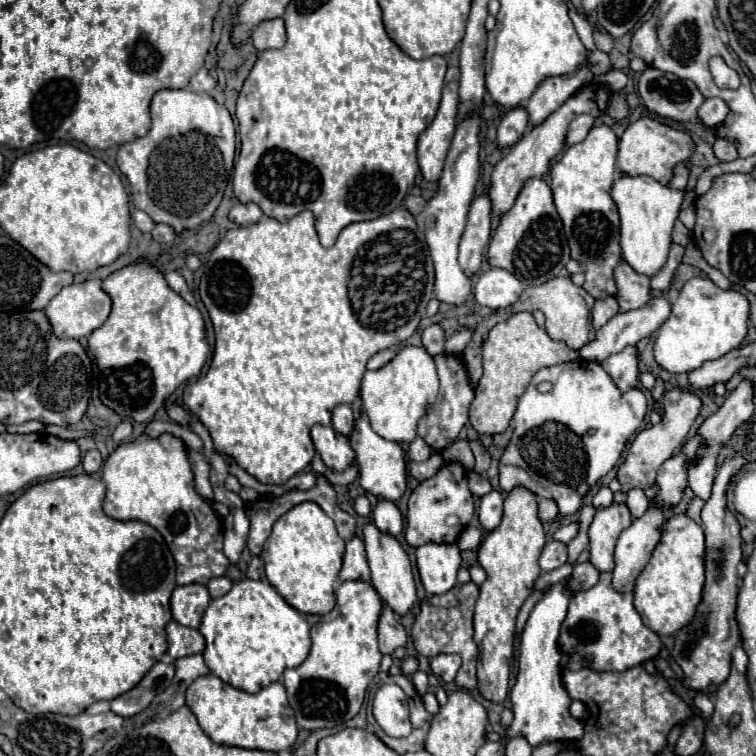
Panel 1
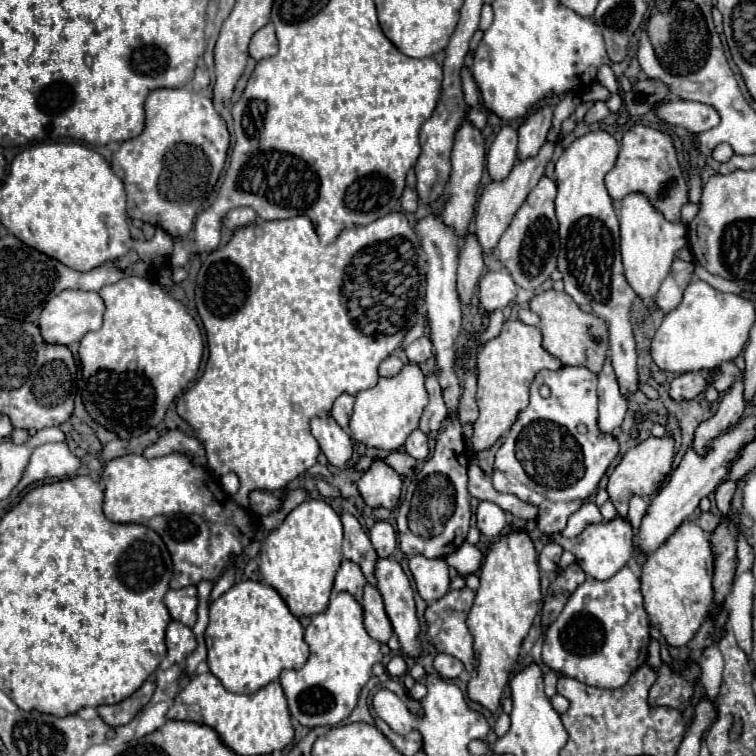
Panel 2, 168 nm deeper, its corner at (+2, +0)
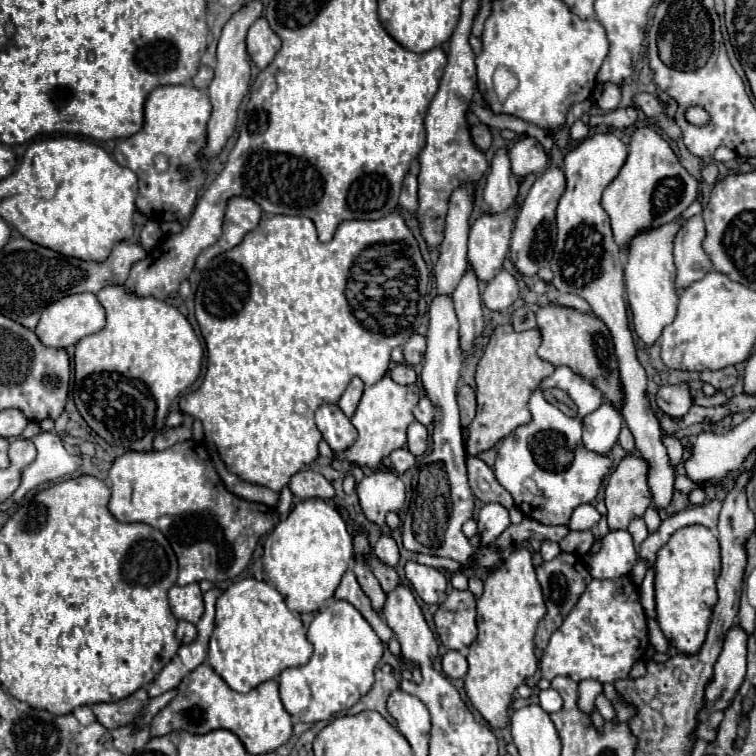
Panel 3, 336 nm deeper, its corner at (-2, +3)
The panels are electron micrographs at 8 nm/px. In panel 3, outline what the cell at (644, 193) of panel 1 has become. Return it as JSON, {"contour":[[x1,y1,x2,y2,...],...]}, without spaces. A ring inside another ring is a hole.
{"contour":[[692,205,672,223,664,223,660,227,648,229,648,231,640,231,636,233,626,249,626,267,624,267,624,275,626,275,626,299,628,305,632,309,632,321,634,321,634,331,638,333,638,337,646,343,652,345,662,329,674,321,676,315,676,305,678,305,678,293,674,291,674,275,676,275,676,267,672,261,672,243,674,237,678,233,678,229,682,227,682,223,688,218,698,215,702,209,700,205]]}

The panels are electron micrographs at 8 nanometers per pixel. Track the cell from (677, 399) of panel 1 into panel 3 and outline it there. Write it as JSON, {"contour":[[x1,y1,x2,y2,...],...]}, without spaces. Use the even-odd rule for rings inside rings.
{"contour":[[626,455,606,485,606,507,610,529,626,529,634,517,642,517,652,505,648,487,650,465,644,457]]}

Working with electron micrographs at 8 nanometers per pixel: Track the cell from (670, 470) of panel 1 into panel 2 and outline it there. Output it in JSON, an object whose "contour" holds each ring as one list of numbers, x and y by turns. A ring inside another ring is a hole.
{"contour":[[740,376,732,388,724,394,720,406,718,406,718,412,702,422,696,430,696,436,694,436,694,450,700,452,700,454,706,454,708,452,708,444,712,438,716,438,718,434,730,430,732,426,738,424,738,420,742,418,744,414,744,408,746,408,746,400,744,400,744,376]]}

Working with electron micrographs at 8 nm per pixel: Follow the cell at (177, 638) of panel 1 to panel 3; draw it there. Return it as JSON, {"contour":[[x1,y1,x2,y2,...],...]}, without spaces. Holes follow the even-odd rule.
{"contour":[[178,621,178,629,176,629,176,637,182,645,192,643,196,639,196,627,188,621]]}

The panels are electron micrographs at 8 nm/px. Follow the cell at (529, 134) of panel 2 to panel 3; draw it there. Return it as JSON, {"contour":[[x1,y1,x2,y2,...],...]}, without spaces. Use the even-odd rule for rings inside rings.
{"contour":[[522,137,510,149,512,173,516,177,526,177,530,173,540,173,548,167,548,155,544,147,534,137]]}

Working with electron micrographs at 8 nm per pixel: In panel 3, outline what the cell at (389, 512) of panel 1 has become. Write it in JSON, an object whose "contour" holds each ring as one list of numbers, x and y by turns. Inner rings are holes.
{"contour":[[382,533,382,535,380,535,378,543,374,545,374,553,376,553,378,559,382,559,382,561,388,563,388,565,396,565,398,559,400,559,398,545,396,545,396,541,392,539,392,535,388,535,388,533]]}

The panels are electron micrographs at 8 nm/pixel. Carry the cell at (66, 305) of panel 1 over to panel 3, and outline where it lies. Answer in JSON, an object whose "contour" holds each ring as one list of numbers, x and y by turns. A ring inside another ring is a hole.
{"contour":[[76,293,76,295,66,295,60,301,52,303,42,311,42,317,36,327,38,339,46,347,70,347,76,345,82,337,92,335,94,331,100,331,106,325,106,311,98,303,94,293]]}

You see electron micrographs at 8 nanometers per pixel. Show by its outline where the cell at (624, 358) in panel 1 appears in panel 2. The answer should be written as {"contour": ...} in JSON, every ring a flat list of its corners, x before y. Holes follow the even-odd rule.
{"contour":[[606,360,602,372,598,374,598,428,602,434,612,434,622,424,626,410,628,400,620,394,612,364]]}

